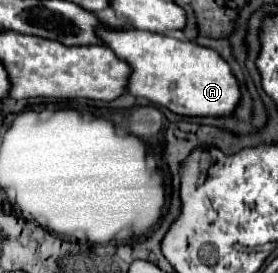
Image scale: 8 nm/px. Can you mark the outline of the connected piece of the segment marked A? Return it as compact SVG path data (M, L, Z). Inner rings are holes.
M102 29L100 37L120 59L132 65L134 73L130 77L128 93L134 97L146 97L182 117L230 117L240 105L242 91L238 79L214 49L138 29Z

